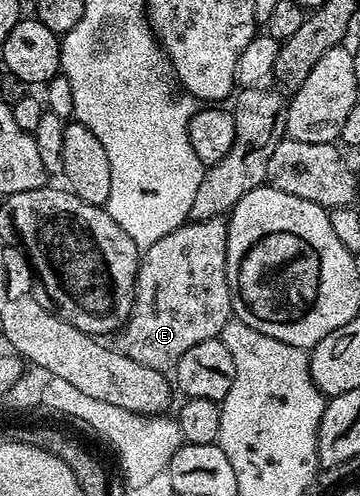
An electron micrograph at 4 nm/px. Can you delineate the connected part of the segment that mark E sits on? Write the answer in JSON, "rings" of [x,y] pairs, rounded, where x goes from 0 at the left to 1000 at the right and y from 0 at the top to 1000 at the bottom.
{"rings":[[[622,438],[525,444],[497,454],[472,474],[450,474],[439,490],[397,504],[389,536],[378,548],[378,607],[367,613],[367,633],[331,665],[317,688],[319,702],[350,714],[372,732],[447,748],[486,746],[494,724],[550,692],[594,683],[619,673],[633,647],[647,645],[644,589],[628,554],[628,490],[633,488],[633,448]]]}

